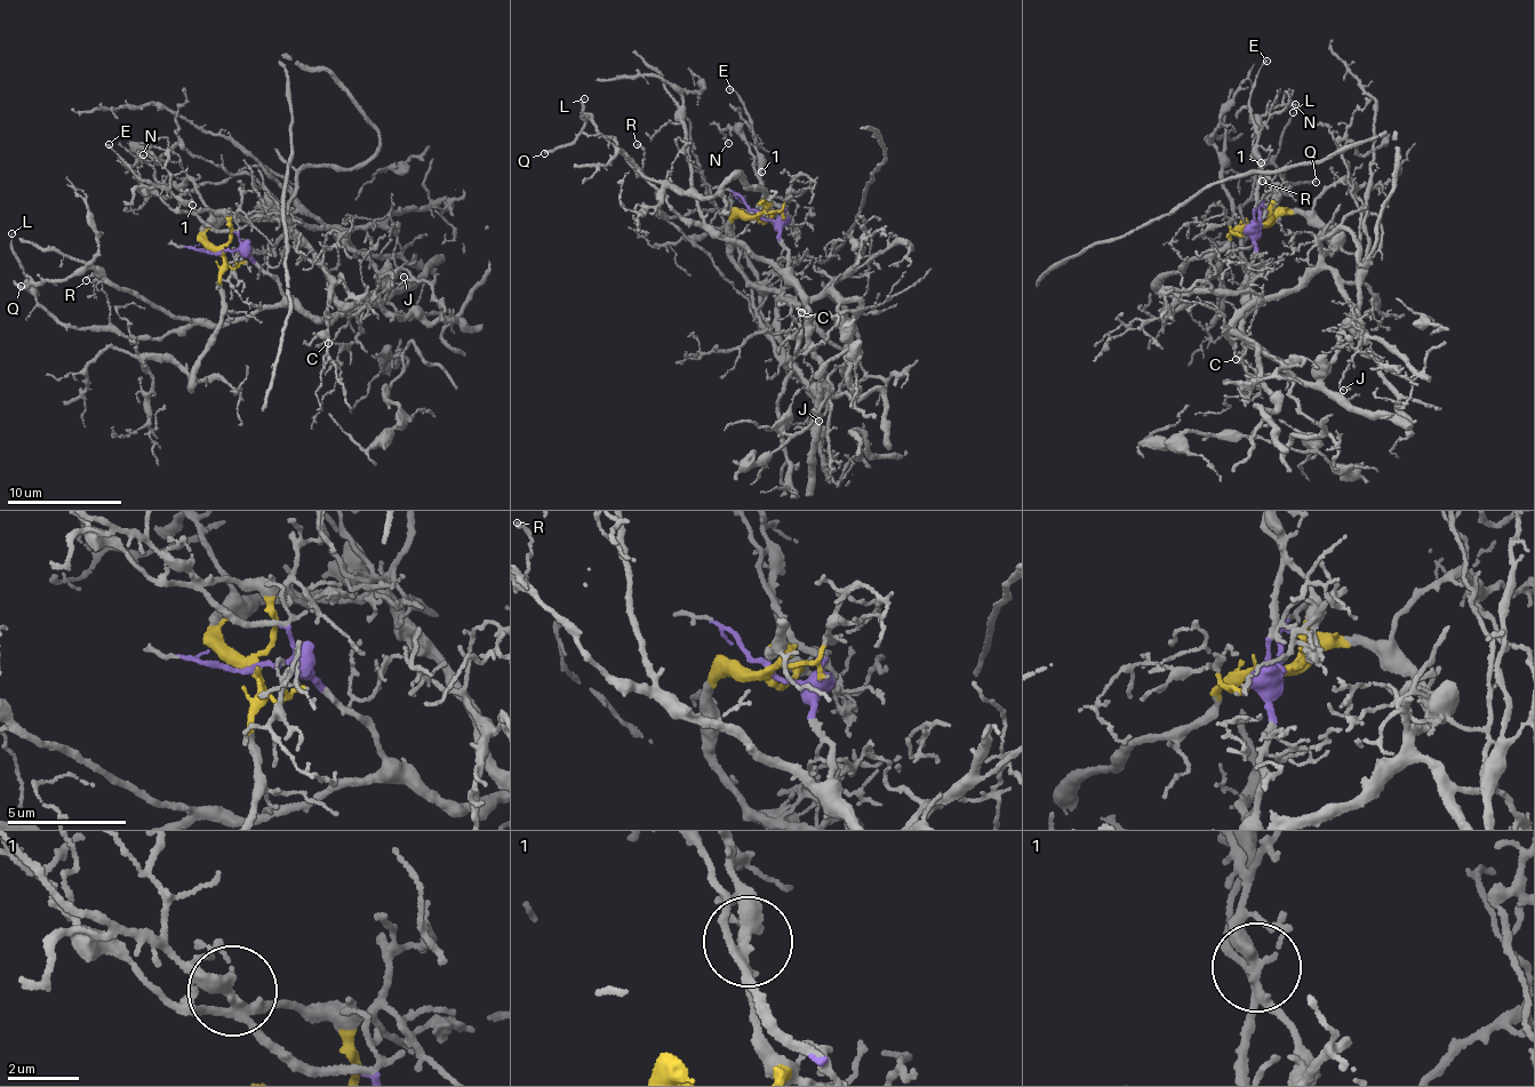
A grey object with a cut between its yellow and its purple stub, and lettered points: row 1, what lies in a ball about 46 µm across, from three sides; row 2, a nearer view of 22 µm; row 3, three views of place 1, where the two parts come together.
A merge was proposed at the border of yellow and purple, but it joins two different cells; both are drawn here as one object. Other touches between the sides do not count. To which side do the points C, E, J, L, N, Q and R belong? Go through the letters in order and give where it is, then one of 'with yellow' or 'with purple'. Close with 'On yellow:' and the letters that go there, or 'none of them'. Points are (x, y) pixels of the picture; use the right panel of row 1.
C: place (1236, 359); with yellow
E: place (1266, 61); with yellow
J: place (1343, 390); with yellow
L: place (1293, 112); with purple
N: place (1295, 104); with purple
Q: place (1316, 182); with purple
R: place (1262, 181); with purple
On yellow: C, E, J

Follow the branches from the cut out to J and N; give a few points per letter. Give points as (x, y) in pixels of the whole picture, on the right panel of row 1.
J: (1258, 225), (1289, 213), (1322, 223), (1330, 244), (1325, 260), (1336, 272), (1364, 333), (1341, 382), (1344, 390)
N: (1258, 225), (1253, 226), (1262, 182), (1253, 149), (1256, 127), (1280, 106), (1294, 105)

